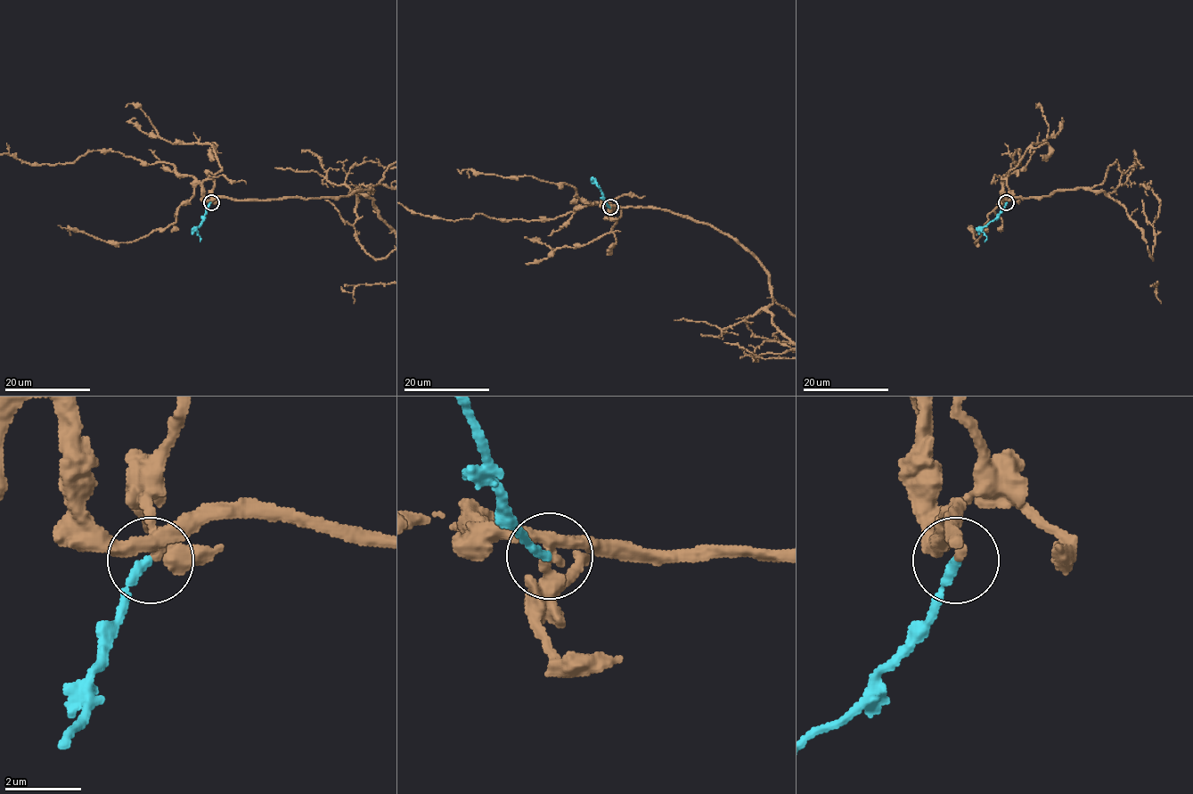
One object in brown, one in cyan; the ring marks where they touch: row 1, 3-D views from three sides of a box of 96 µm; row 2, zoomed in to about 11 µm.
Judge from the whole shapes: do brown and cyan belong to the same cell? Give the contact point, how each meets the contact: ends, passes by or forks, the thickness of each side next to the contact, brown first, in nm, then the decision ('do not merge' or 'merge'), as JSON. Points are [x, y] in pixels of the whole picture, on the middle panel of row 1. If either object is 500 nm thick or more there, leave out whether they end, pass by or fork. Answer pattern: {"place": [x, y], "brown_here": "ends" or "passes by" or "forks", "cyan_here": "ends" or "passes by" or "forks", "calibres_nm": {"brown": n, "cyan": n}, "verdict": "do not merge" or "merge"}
{"place": [610, 207], "brown_here": "forks", "cyan_here": "ends", "calibres_nm": {"brown": 160, "cyan": 220}, "verdict": "merge"}

